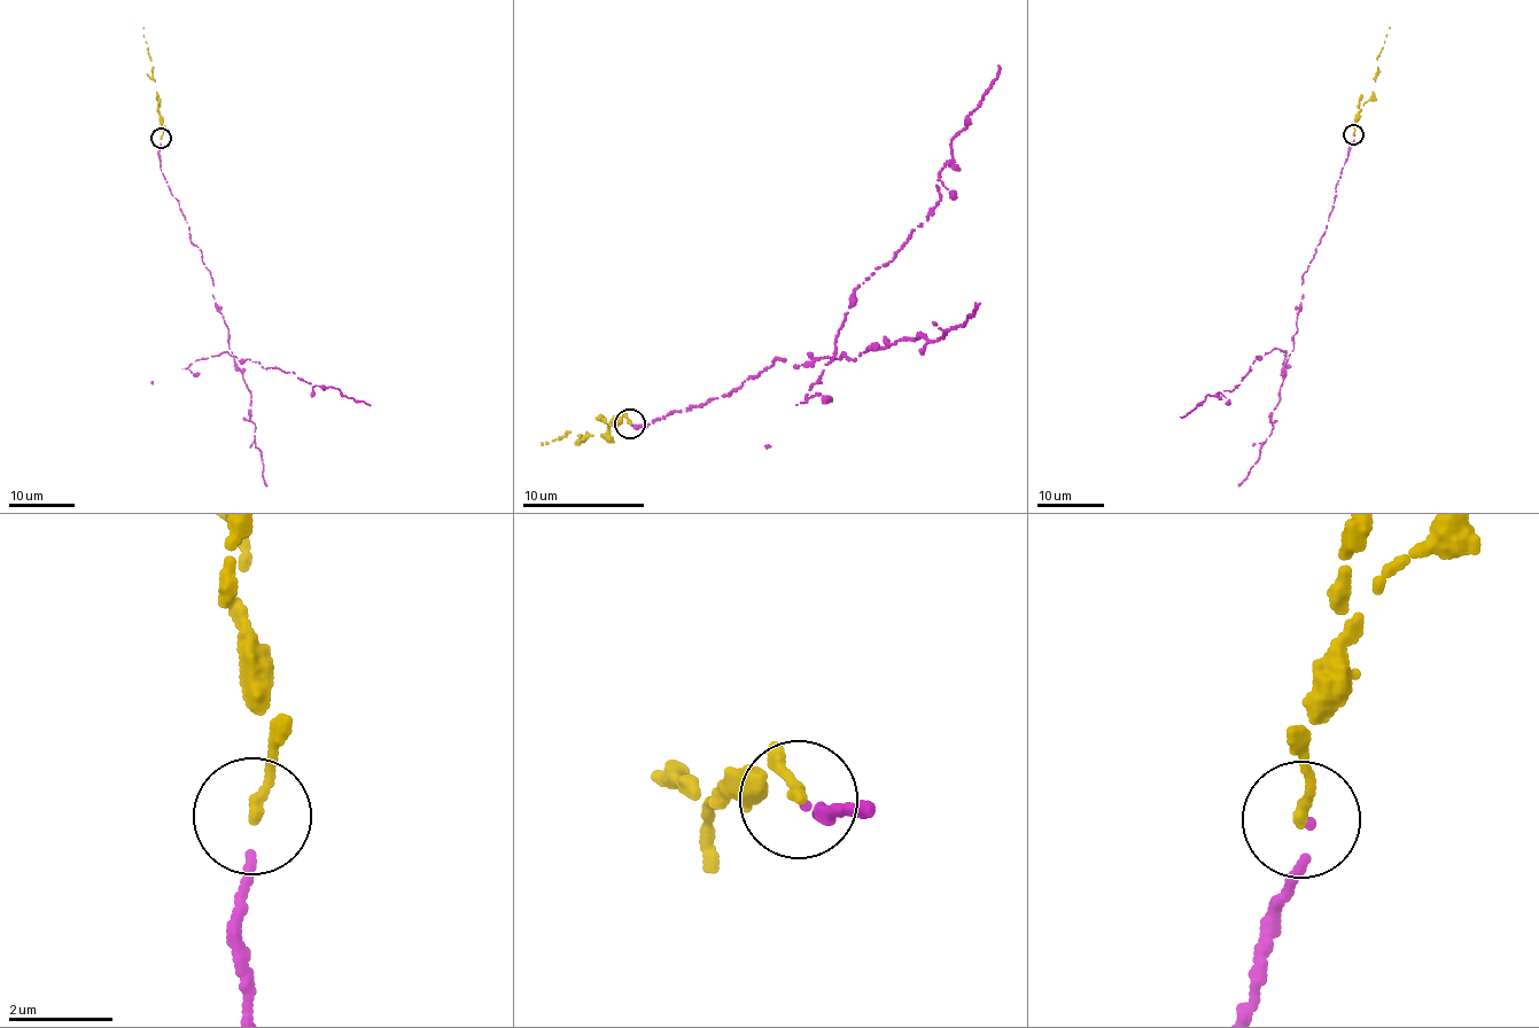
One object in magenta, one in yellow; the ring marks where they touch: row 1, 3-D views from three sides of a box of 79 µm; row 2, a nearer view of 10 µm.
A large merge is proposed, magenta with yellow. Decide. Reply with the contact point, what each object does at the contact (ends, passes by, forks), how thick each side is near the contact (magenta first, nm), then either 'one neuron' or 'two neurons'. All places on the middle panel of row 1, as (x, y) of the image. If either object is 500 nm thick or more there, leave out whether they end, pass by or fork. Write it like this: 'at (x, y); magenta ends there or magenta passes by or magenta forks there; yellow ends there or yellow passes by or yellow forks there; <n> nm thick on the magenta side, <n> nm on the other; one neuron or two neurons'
at (629, 423); magenta ends there; yellow ends there; 100 nm thick on the magenta side, 200 nm on the other; two neurons

